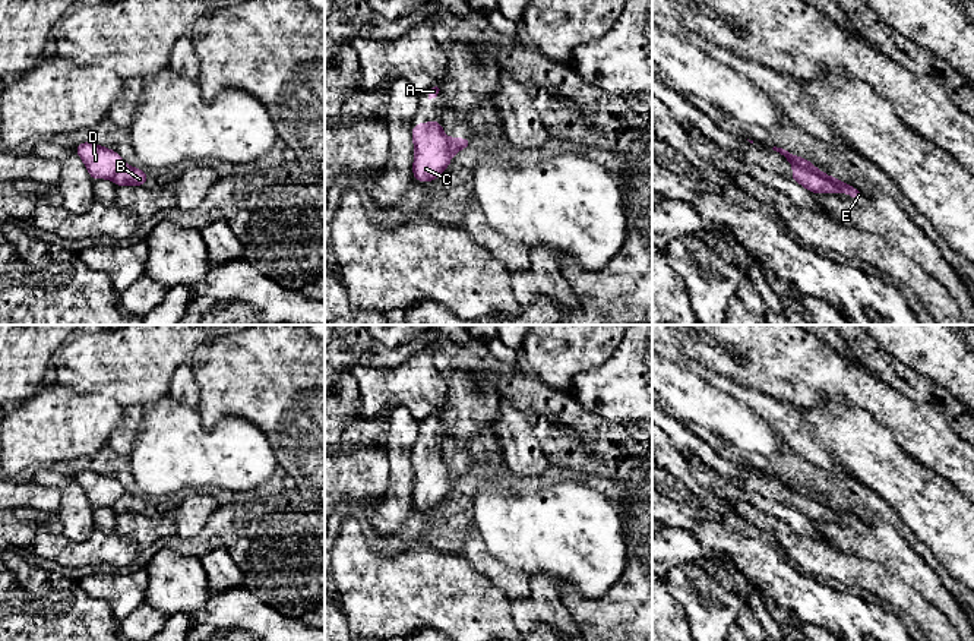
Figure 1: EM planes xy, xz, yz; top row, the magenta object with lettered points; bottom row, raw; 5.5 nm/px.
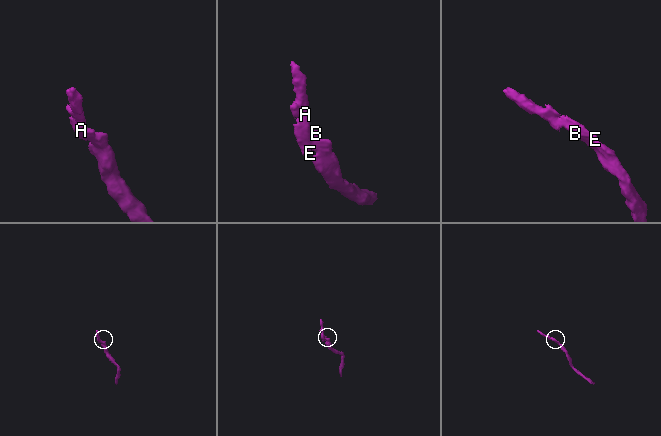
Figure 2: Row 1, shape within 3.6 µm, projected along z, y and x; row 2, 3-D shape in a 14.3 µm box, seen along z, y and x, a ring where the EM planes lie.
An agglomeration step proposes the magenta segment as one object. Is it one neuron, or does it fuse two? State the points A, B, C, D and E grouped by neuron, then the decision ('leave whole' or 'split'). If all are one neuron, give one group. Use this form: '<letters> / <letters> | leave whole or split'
A C D E / B | split

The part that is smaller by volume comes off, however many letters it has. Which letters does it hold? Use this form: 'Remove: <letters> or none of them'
Remove: A, C, D, E

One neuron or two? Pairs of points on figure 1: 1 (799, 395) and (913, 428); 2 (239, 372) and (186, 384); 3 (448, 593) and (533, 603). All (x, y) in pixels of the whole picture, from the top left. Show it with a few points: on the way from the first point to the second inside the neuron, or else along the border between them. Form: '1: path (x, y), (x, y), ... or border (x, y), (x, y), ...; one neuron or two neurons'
1: path (827, 387), (854, 387), (885, 404); one neuron
2: border (190, 366), (199, 390), (196, 406); two neurons
3: border (509, 599), (512, 619), (516, 625); two neurons

